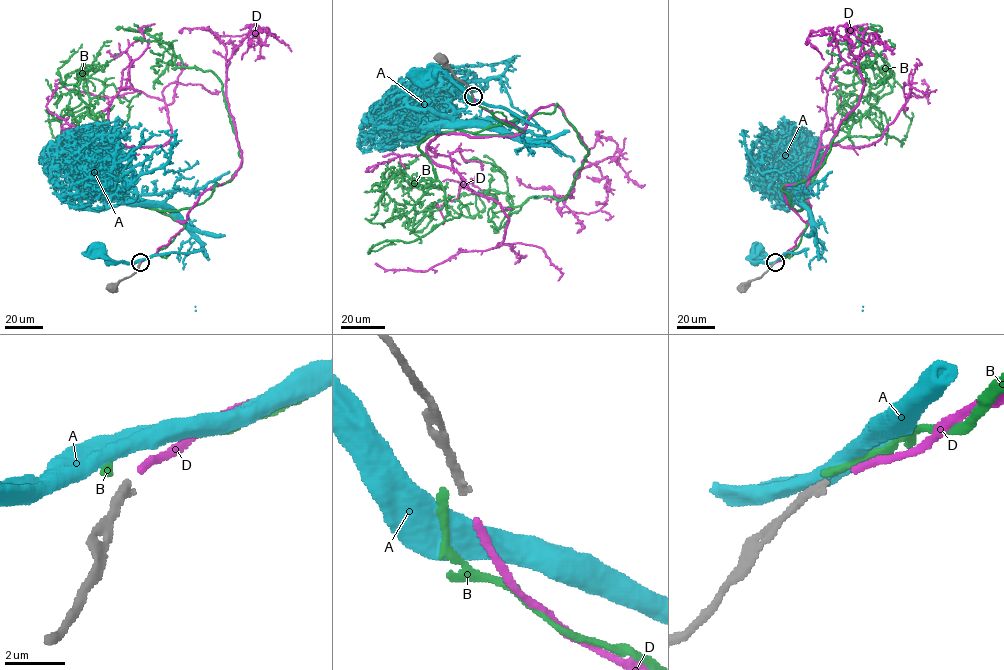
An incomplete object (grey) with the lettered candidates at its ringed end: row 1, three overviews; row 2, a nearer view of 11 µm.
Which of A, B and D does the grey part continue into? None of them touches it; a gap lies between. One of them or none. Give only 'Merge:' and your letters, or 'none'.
Merge: D

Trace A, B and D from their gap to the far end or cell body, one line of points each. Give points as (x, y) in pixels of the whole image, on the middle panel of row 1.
A: (472, 97), (443, 70), (421, 76)
B: (472, 96), (523, 132), (473, 133), (556, 103), (588, 153), (565, 198), (444, 204)
D: (473, 98), (522, 133), (442, 133), (426, 153), (500, 205), (508, 218), (503, 243), (424, 271), (376, 263)

